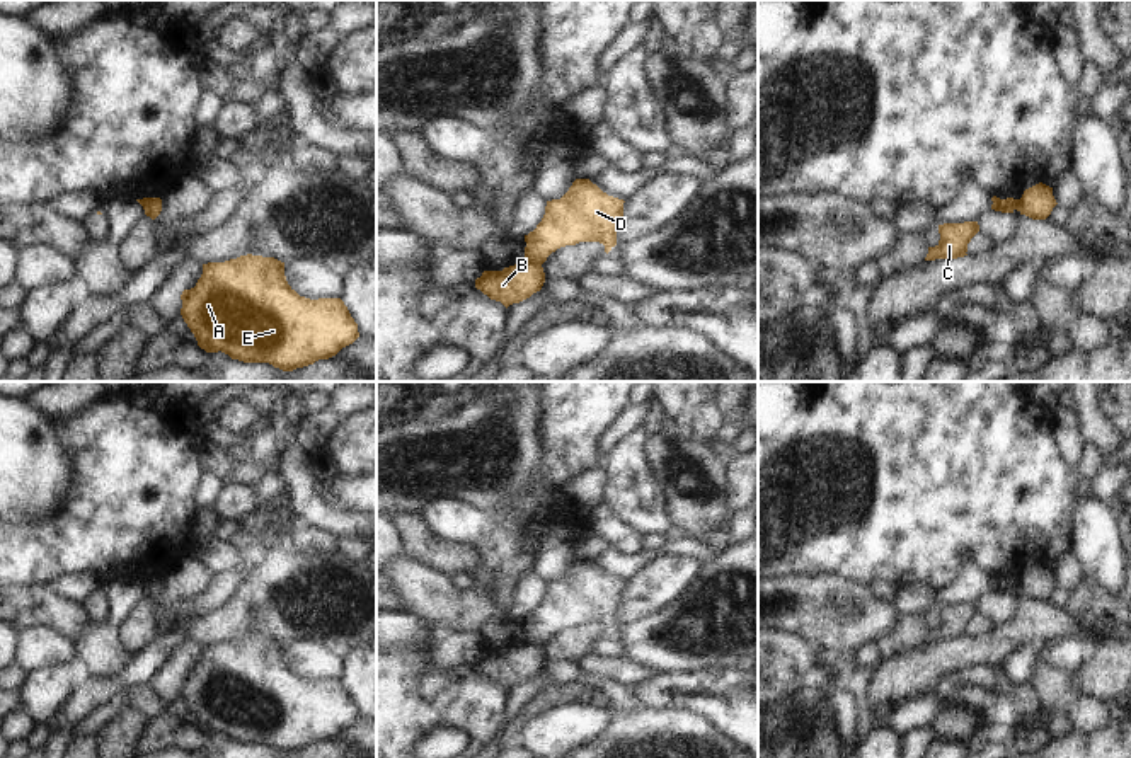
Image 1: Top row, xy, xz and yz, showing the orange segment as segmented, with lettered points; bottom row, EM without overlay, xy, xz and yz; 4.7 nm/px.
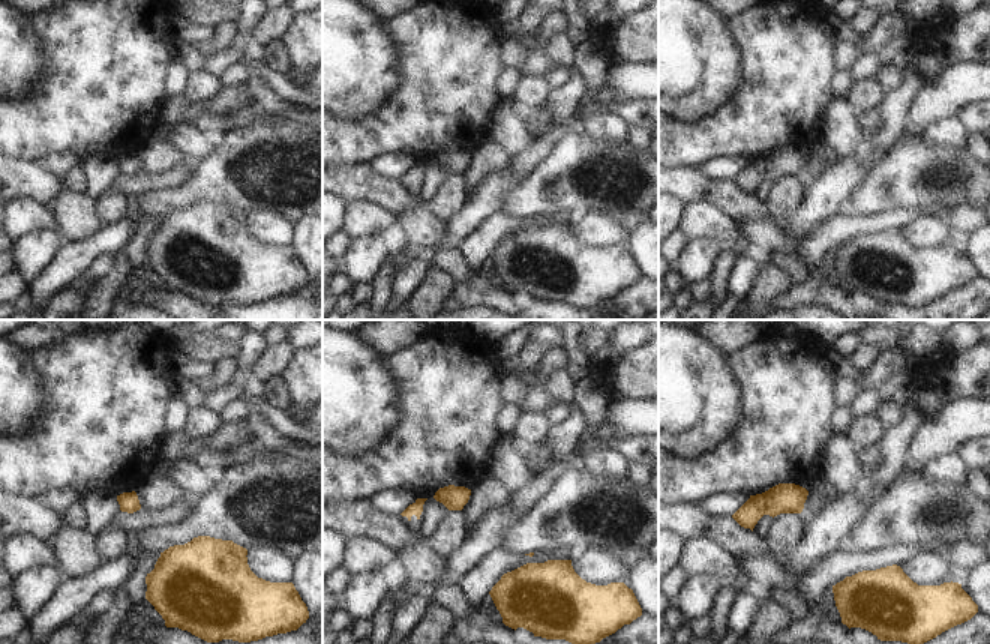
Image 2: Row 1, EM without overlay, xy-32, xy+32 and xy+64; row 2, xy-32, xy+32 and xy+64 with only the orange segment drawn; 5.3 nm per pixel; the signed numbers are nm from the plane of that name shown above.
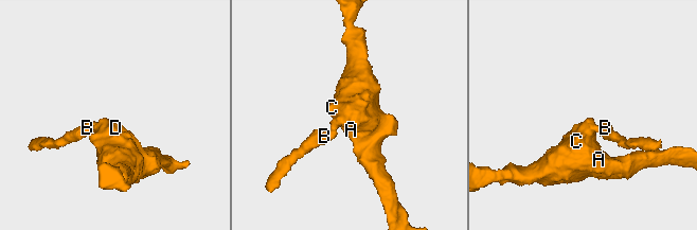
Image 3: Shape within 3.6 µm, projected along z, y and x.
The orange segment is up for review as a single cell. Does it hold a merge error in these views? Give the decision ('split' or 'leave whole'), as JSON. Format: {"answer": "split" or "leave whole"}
{"answer": "split"}

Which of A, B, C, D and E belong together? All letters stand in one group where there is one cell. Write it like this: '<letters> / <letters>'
A C D E / B

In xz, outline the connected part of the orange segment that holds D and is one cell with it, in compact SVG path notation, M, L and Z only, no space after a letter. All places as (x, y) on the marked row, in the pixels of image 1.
M576 179L560 199L547 201L542 221L525 235L525 262L542 266L557 249L579 242L600 242L608 254L617 245L623 203L589 179Z

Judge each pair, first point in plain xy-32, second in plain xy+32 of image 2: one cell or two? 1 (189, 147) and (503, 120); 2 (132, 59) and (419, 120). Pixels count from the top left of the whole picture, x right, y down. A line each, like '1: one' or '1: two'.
1: one
2: one

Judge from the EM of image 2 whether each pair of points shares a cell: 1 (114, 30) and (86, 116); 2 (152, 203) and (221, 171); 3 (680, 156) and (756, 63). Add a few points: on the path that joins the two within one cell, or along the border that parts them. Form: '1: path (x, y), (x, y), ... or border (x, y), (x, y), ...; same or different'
1: path (111, 51), (105, 57), (104, 83), (98, 95); same
2: path (168, 198), (179, 198), (204, 183); same
3: path (708, 137), (722, 134), (764, 92); same

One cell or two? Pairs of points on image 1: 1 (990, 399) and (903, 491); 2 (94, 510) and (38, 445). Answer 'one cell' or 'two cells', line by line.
1: one cell
2: two cells

